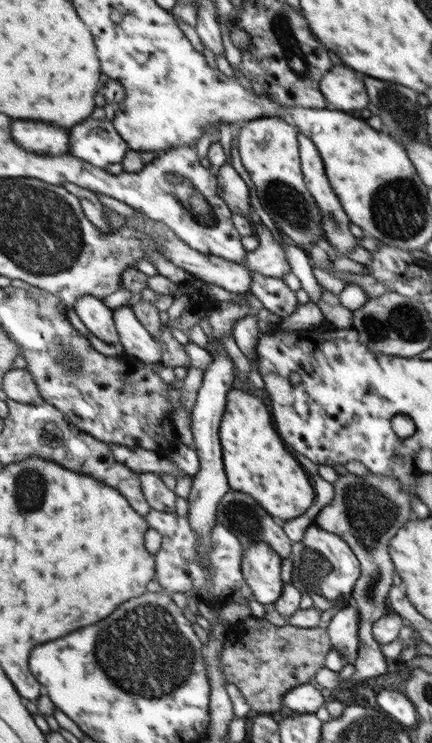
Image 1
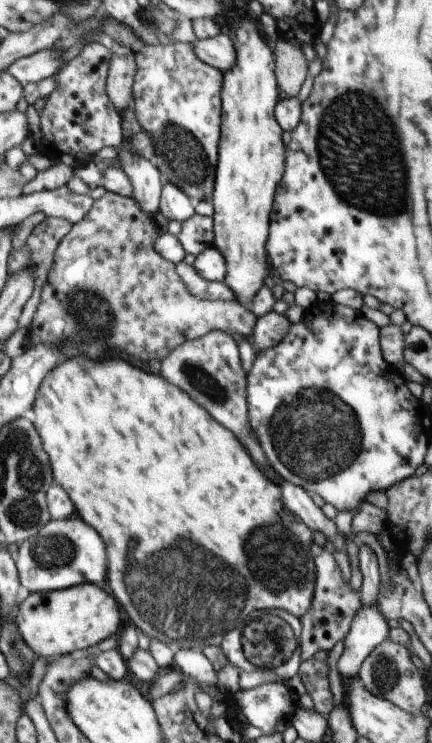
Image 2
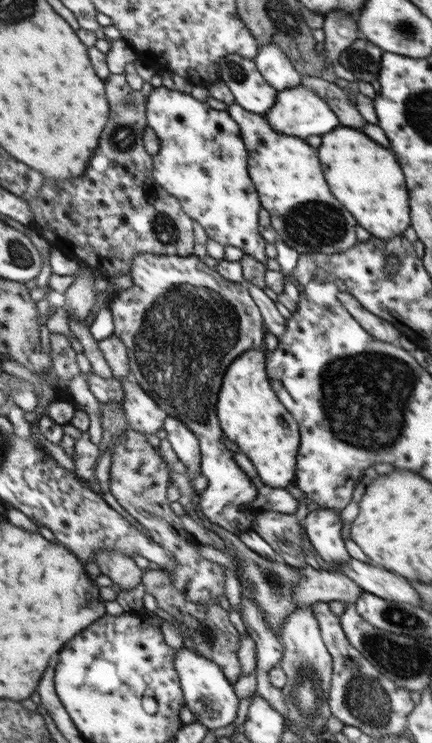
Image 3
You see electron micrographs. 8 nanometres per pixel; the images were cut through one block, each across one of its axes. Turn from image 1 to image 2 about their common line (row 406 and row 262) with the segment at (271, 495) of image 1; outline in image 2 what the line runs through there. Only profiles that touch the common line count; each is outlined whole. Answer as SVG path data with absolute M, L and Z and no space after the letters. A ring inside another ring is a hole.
M242 20L236 26L236 32L232 36L232 42L237 52L237 63L223 73L221 137L215 185L211 197L214 207L212 218L215 239L213 247L222 254L227 266L223 281L232 290L235 300L242 305L252 302L256 293L265 285L265 278L272 275L266 241L269 235L271 212L275 204L276 189L281 186L286 162L286 146L282 141L284 130L275 119L275 106L282 96L275 75L275 56L272 45L260 34L259 26L257 22Z

